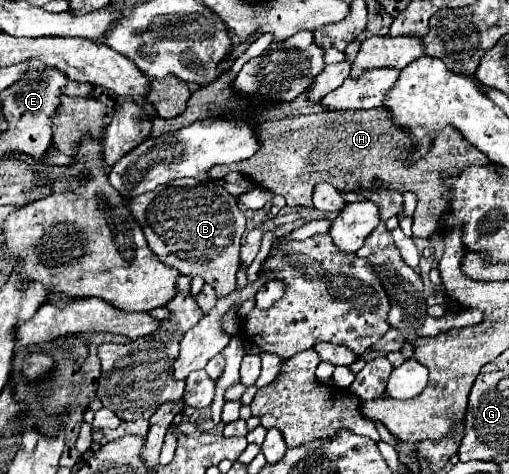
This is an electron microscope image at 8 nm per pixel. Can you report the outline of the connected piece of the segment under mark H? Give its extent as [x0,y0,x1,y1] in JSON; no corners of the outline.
[151,68,489,238]

